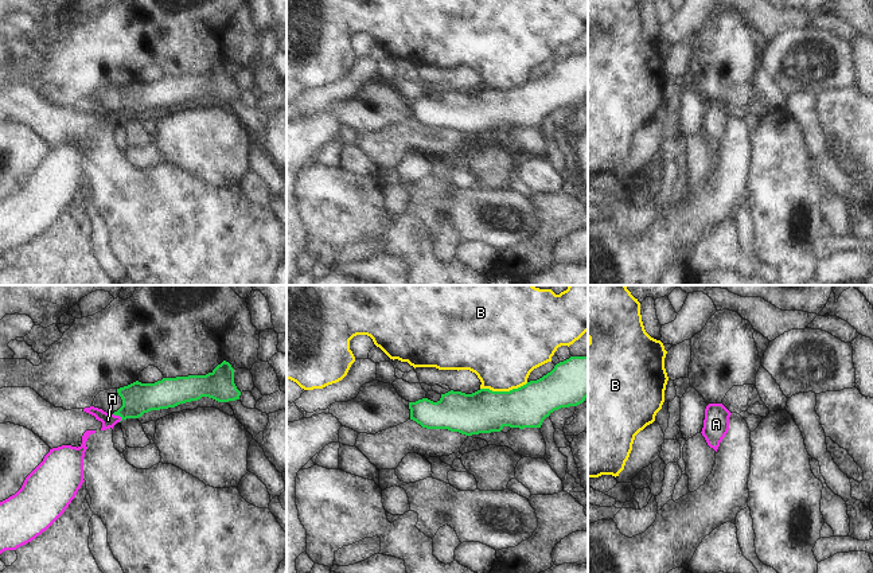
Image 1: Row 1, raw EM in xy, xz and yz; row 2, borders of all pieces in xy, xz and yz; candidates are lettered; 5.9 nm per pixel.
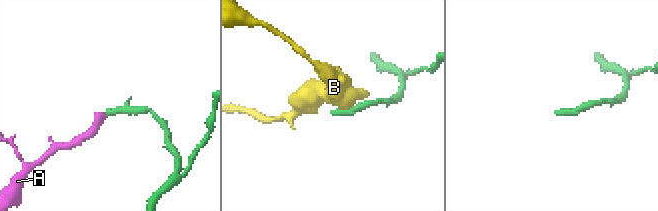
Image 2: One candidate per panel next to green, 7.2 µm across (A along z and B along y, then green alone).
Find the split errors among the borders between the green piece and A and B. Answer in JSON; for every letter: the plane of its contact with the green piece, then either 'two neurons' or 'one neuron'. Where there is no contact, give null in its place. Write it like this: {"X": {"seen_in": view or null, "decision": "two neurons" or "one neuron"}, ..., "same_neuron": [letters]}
{"A": {"seen_in": "xy", "decision": "one neuron"}, "B": {"seen_in": "xz", "decision": "two neurons"}, "same_neuron": ["A"]}

